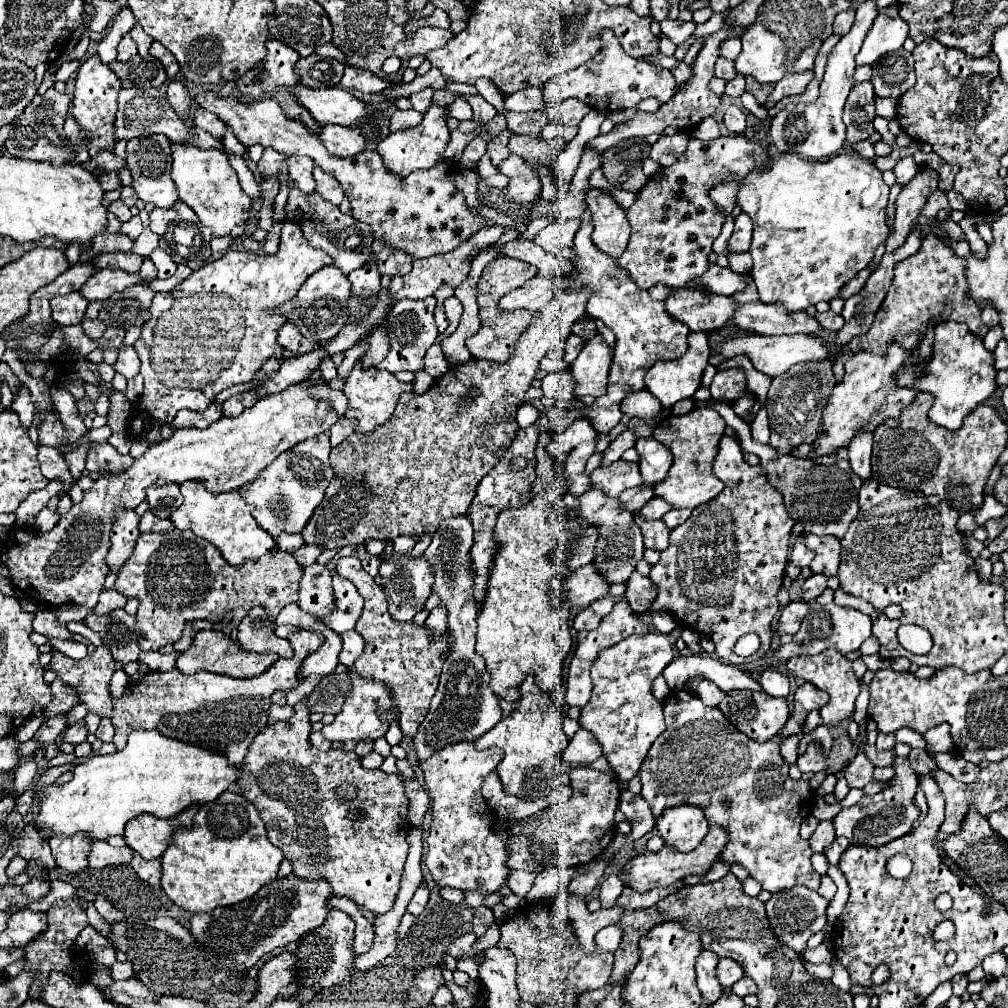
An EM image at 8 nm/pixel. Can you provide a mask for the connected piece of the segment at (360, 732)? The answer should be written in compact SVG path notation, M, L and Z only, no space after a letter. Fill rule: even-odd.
M348 668L348 676L352 680L352 690L346 694L344 706L340 714L336 714L336 720L330 726L322 728L322 734L330 742L346 742L346 740L376 740L382 738L390 724L398 720L400 710L392 698L390 688L380 680L368 680L356 674L354 668Z

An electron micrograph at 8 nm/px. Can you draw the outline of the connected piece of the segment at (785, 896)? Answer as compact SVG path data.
M794 886L788 890L776 892L766 902L766 912L768 912L770 924L772 924L774 932L778 934L780 942L794 948L796 952L802 952L806 946L806 940L826 926L826 908L828 908L828 900L822 898L816 890L810 890L806 886Z

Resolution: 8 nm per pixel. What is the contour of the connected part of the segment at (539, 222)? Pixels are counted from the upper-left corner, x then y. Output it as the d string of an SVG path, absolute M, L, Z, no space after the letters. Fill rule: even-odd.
M548 216L534 218L534 220L528 224L528 230L526 230L524 234L520 234L520 238L532 238L532 236L538 234L538 232L544 228L544 224L548 224L548 222L552 222L552 218L548 218Z

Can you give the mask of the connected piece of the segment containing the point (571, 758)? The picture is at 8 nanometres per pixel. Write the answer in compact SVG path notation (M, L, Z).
M580 728L574 738L570 740L566 752L564 752L564 760L578 764L578 766L588 766L592 764L596 758L600 758L604 754L600 742L584 728Z

